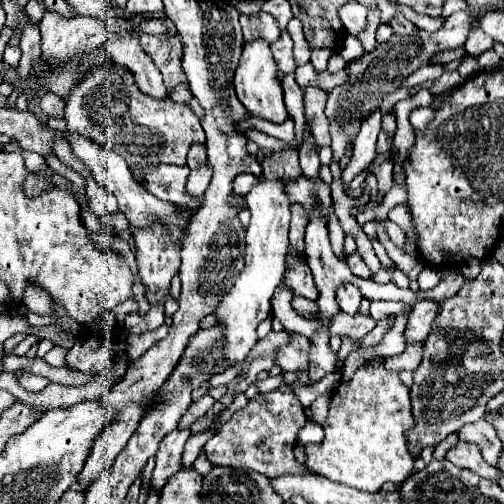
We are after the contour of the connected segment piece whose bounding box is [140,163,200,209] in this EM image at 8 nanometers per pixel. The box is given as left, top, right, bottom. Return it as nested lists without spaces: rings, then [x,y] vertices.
[[[148,165],[142,169],[142,185],[156,197],[170,201],[174,205],[188,205],[198,207],[200,201],[192,201],[186,195],[186,179],[190,175],[190,167],[184,165]]]

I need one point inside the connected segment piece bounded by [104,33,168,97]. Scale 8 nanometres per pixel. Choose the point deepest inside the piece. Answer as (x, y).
(127, 51)

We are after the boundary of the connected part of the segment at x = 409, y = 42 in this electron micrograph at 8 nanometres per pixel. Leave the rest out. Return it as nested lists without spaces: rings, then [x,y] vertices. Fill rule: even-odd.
[[[466,9],[466,11],[458,11],[452,13],[446,23],[442,25],[442,29],[430,33],[424,29],[416,29],[414,33],[406,35],[406,37],[398,37],[392,35],[390,41],[376,45],[374,51],[348,61],[346,65],[346,73],[348,79],[334,87],[328,93],[328,101],[326,101],[326,117],[330,121],[330,137],[332,137],[332,153],[334,159],[340,161],[350,149],[352,149],[352,139],[356,139],[362,121],[374,113],[376,109],[380,109],[382,105],[382,97],[396,91],[404,79],[408,79],[416,69],[420,69],[422,65],[430,65],[432,57],[436,57],[438,53],[446,51],[446,49],[456,49],[462,47],[466,43],[468,31],[470,31],[470,23],[472,17],[480,17],[486,11],[476,11],[476,9]]]

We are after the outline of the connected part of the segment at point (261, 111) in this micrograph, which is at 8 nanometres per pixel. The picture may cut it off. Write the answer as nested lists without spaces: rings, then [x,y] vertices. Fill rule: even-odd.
[[[258,39],[258,41],[244,45],[238,69],[234,73],[234,87],[236,87],[236,95],[238,95],[240,103],[248,109],[248,113],[262,117],[266,121],[272,121],[272,123],[284,123],[288,119],[288,111],[284,105],[284,95],[282,95],[282,87],[280,87],[280,79],[278,79],[276,61],[272,61],[270,45],[266,41]]]

